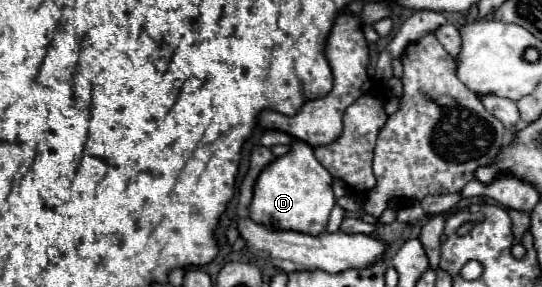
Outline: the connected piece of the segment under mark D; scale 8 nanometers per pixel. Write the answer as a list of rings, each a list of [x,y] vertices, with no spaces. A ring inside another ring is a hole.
[[[293,140],[291,152],[271,162],[259,174],[249,206],[249,218],[275,230],[293,230],[309,236],[319,236],[327,226],[333,206],[333,176],[315,160],[313,148],[309,144]]]

